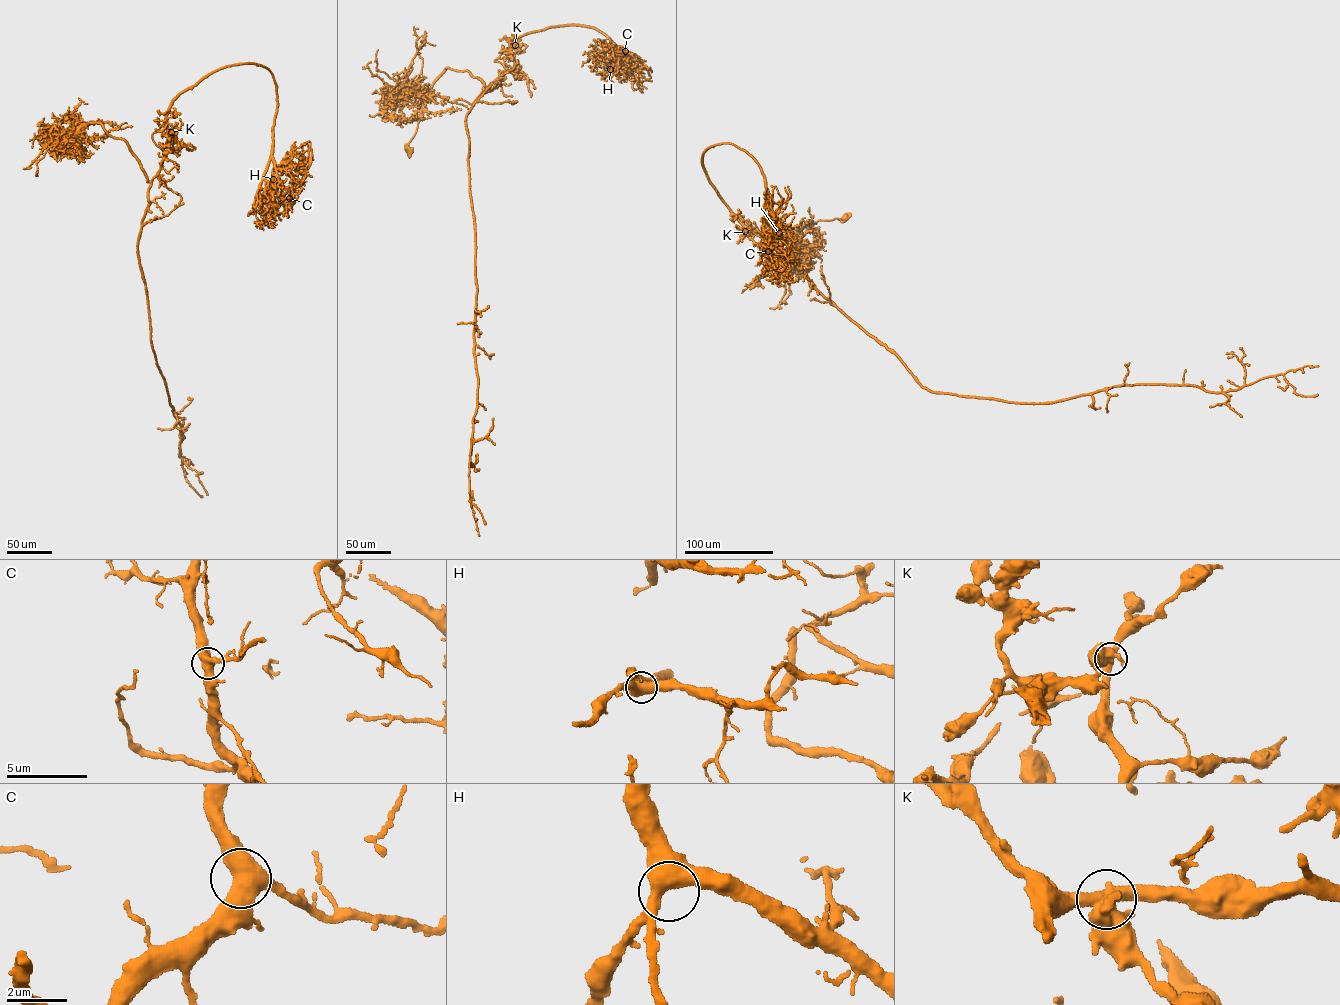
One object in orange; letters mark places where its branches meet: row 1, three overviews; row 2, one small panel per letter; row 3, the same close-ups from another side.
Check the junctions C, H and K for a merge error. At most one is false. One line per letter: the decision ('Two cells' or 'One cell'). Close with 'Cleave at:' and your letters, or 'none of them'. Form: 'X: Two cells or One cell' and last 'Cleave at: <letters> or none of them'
C: One cell
H: One cell
K: Two cells
Cleave at: K

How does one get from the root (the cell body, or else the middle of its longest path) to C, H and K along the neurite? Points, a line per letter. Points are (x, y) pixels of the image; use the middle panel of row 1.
C: (410, 150), (446, 68), (487, 86), (512, 41), (558, 25), (598, 29), (617, 74), (625, 51)
H: (410, 150), (446, 68), (487, 86), (527, 34), (597, 28), (621, 59), (610, 69)
K: (410, 150), (421, 102), (446, 68), (465, 70), (487, 86), (512, 69), (515, 45)

